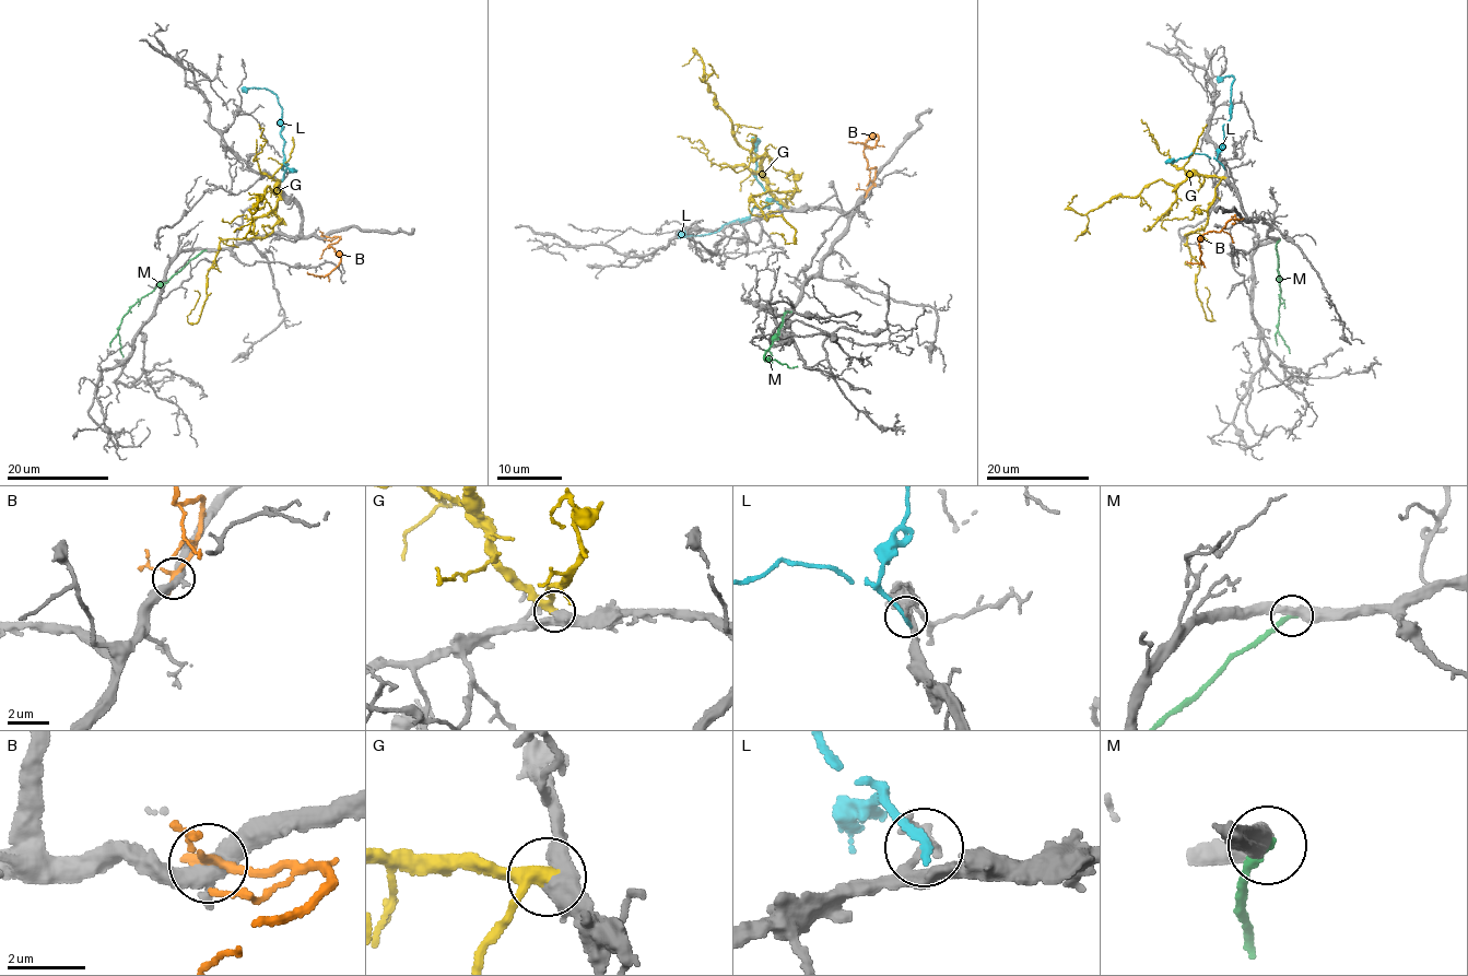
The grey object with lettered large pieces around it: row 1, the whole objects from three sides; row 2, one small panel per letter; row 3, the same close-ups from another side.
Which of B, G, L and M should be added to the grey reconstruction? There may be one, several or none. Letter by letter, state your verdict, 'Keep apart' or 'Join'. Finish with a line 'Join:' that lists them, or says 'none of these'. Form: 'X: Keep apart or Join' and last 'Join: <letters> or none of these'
B: Keep apart
G: Join
L: Keep apart
M: Keep apart
Join: G

